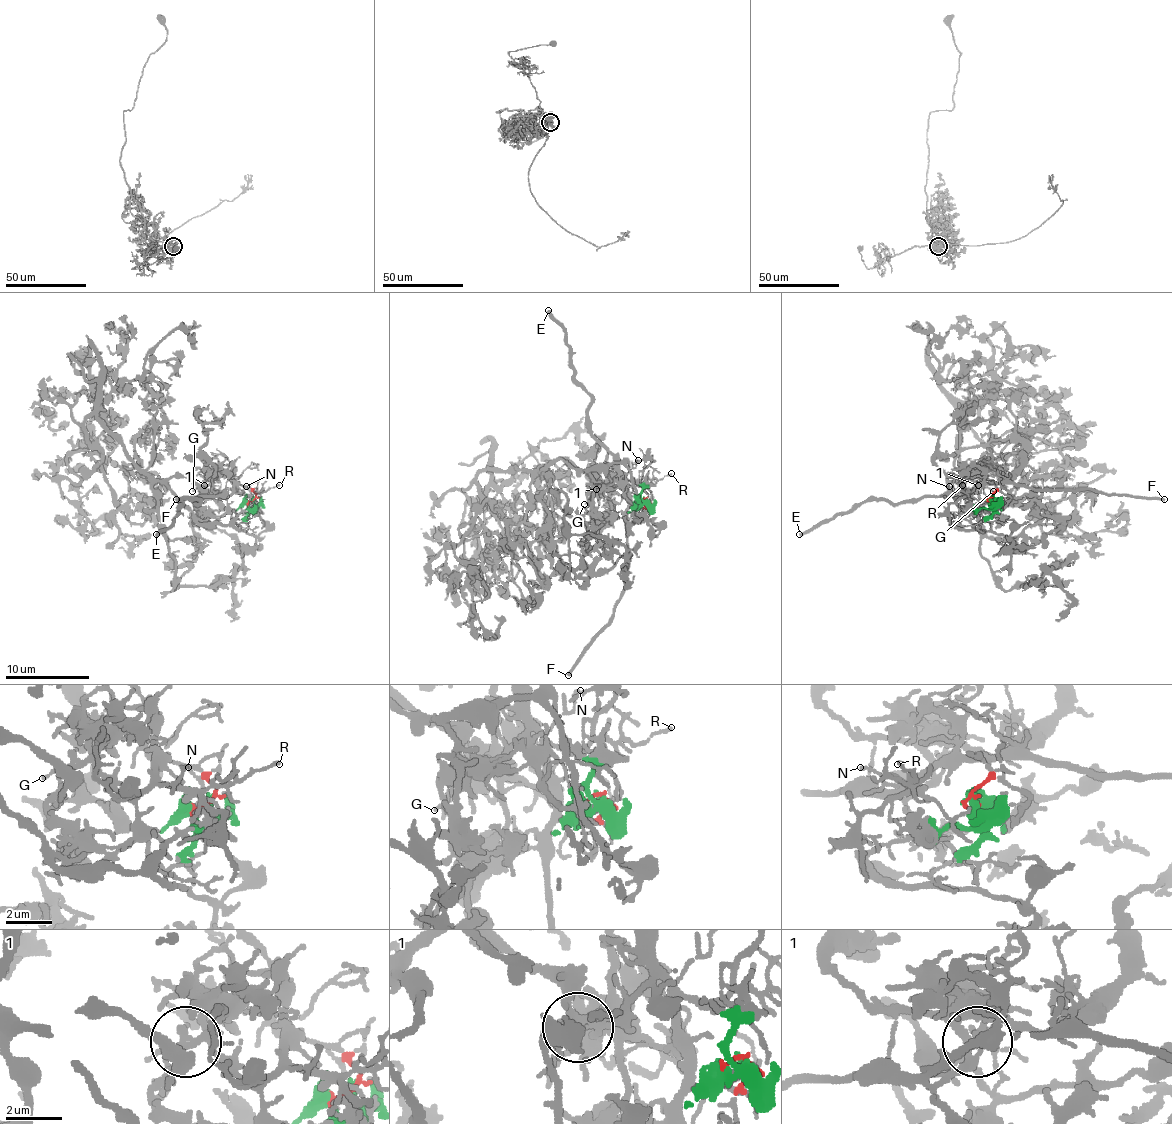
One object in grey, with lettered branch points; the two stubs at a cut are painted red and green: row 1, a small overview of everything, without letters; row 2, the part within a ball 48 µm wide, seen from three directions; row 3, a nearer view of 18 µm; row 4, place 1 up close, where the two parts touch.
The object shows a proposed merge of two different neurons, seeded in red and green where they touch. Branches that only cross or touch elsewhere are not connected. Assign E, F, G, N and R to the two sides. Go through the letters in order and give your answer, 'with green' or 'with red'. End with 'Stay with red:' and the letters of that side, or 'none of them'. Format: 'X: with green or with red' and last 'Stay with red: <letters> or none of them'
E: with red
F: with red
G: with red
N: with red
R: with red
Stay with red: E, F, G, N, R

